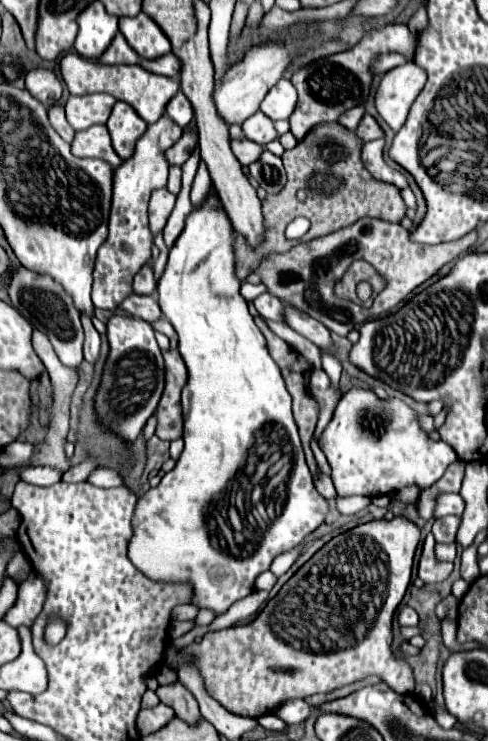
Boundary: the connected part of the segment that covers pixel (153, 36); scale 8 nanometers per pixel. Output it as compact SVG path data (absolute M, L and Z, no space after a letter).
M139 13L137 17L121 17L119 31L143 59L157 59L171 53L169 39L165 33L161 33L161 27L145 13Z

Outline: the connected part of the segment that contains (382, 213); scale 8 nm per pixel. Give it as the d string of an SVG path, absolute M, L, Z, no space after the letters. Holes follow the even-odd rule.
M321 123L321 125L315 125L305 135L305 139L301 139L291 151L285 151L281 155L283 165L287 169L287 185L283 187L281 193L265 195L265 199L261 201L263 203L261 209L265 213L265 223L269 225L269 233L265 233L265 245L259 245L257 249L249 249L249 245L245 245L245 237L239 237L239 233L235 233L233 251L237 253L237 277L241 281L259 265L259 261L265 257L265 253L271 253L271 251L283 253L283 251L289 251L293 243L299 243L299 241L289 241L285 237L285 227L299 215L303 215L303 217L307 217L311 221L311 229L303 235L303 241L309 241L313 237L321 237L321 235L333 233L333 231L337 231L341 227L353 225L361 217L379 217L379 219L385 219L385 221L399 223L399 219L405 215L405 209L407 209L401 195L399 195L399 189L371 177L371 173L361 163L361 155L359 155L361 145L363 145L361 139L353 131L345 129L343 125L339 125L339 123ZM301 189L307 191L305 201L297 199L297 191L301 191Z

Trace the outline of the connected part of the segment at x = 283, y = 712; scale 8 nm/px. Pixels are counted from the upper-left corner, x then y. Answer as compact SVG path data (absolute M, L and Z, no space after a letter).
M289 699L289 701L283 701L271 713L283 719L287 725L295 725L295 723L303 723L313 713L313 707L307 705L303 699Z

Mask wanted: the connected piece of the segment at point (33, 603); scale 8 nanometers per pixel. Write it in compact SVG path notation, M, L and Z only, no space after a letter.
M31 573L25 581L19 583L19 597L15 607L11 607L11 611L7 611L5 615L5 623L9 623L11 627L29 627L33 625L33 621L39 617L43 603L45 603L45 593L47 593L47 585L45 579L41 579L39 573Z

